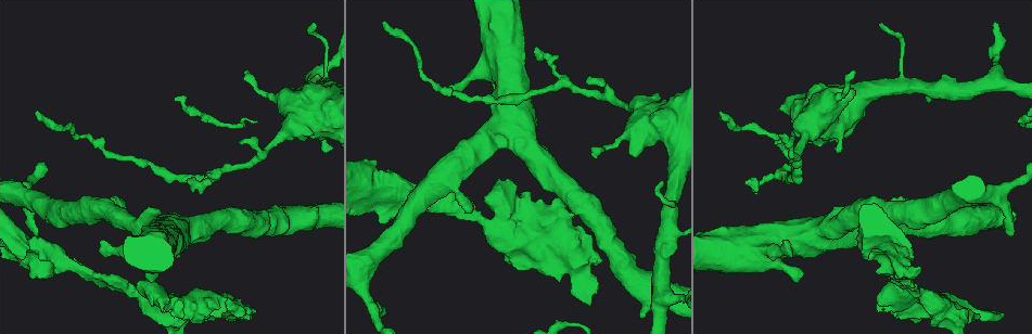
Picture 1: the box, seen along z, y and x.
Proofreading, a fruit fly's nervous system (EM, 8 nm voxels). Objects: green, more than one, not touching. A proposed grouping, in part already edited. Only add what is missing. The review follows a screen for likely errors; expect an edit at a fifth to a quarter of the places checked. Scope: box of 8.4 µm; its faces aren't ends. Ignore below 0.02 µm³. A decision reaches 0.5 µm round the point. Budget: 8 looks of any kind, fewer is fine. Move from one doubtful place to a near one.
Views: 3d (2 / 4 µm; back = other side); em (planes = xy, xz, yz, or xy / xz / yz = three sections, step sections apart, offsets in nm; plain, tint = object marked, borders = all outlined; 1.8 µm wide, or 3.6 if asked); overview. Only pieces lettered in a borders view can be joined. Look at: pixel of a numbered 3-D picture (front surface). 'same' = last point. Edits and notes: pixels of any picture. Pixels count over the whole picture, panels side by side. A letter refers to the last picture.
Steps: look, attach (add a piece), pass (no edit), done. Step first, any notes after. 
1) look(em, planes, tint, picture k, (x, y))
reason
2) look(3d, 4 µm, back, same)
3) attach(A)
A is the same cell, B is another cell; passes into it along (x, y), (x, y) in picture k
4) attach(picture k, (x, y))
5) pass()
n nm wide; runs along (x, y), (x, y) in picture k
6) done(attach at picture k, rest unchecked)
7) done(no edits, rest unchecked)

look(em, xz, step 16, tint, picture 1, (372, 163))
thick end

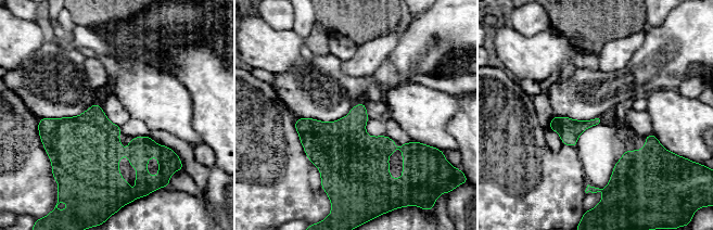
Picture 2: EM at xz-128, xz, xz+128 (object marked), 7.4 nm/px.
look(em, xy, step 4, borders, same)

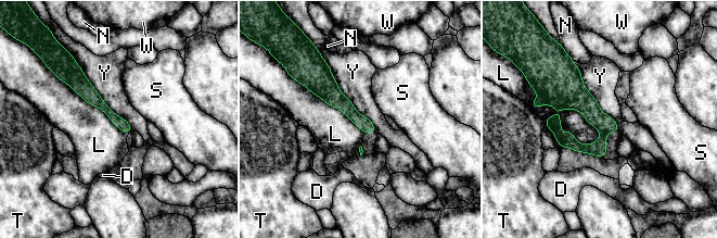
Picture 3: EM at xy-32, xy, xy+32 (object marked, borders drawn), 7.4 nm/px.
pass()
D, L, N, S, T, W and Y are other cells; border along (535, 90), (600, 137) in picture 3; none of them fits

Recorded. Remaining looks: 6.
look(em, xy, step 4, tint, picture 1, (150, 278))

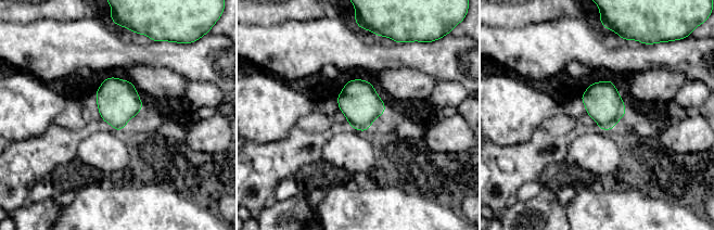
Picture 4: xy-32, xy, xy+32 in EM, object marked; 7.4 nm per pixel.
look(em, planes, borders, same)
another direction

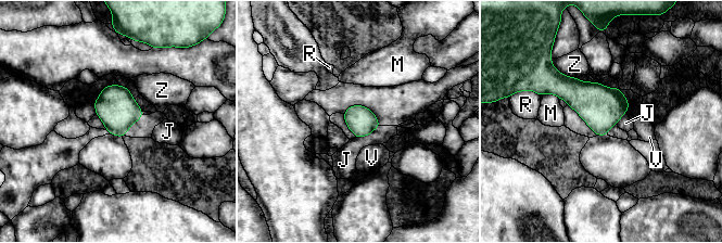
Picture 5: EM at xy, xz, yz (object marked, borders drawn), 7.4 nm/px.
pass()
220 nm wide; J, M, R, V and Z are other cells; border along (380, 126), (369, 133), (356, 138) in picture 5; none of them fits

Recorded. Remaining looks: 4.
look(em, planes, plain, picture 1, (642, 318))
stops while still wide

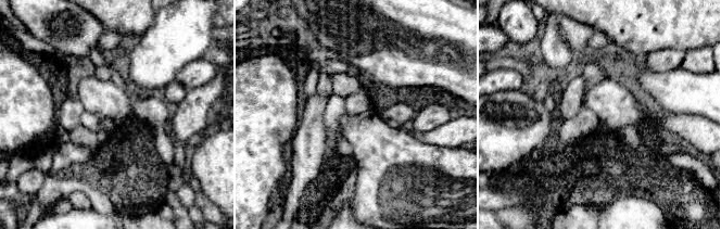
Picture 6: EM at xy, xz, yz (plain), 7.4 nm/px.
look(em, planes, borders, same)

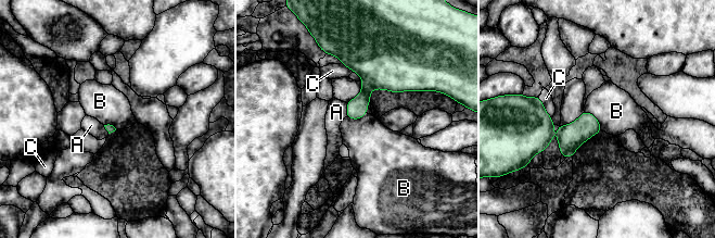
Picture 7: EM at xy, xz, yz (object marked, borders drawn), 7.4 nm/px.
pass()
B touches over 200 nm; A, B and C are other cells; no lettered piece goes on from it

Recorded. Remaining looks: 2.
done(no edits, rest unchecked)

